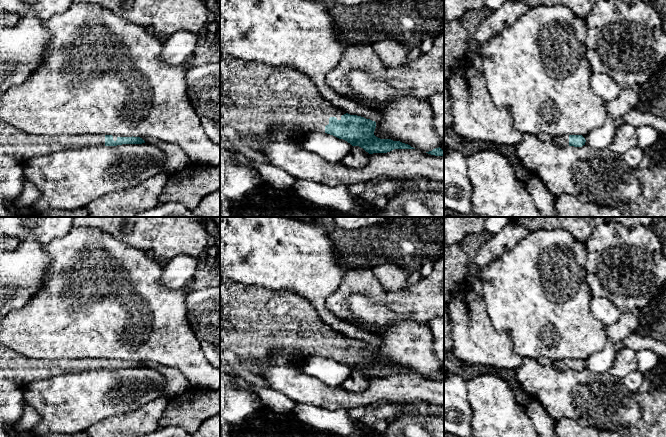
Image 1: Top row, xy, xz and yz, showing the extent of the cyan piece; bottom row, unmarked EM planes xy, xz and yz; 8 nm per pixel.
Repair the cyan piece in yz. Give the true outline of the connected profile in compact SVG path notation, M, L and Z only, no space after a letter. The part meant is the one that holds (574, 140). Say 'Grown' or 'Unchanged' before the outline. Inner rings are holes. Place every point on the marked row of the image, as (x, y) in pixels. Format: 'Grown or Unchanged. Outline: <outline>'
Grown. Outline: M563 135L561 137L554 137L552 142L563 147L582 147L585 145L586 140L582 135Z

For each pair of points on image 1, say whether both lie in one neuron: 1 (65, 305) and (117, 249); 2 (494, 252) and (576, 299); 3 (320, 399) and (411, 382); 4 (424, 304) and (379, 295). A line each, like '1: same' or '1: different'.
1: same
2: different
3: same
4: same

